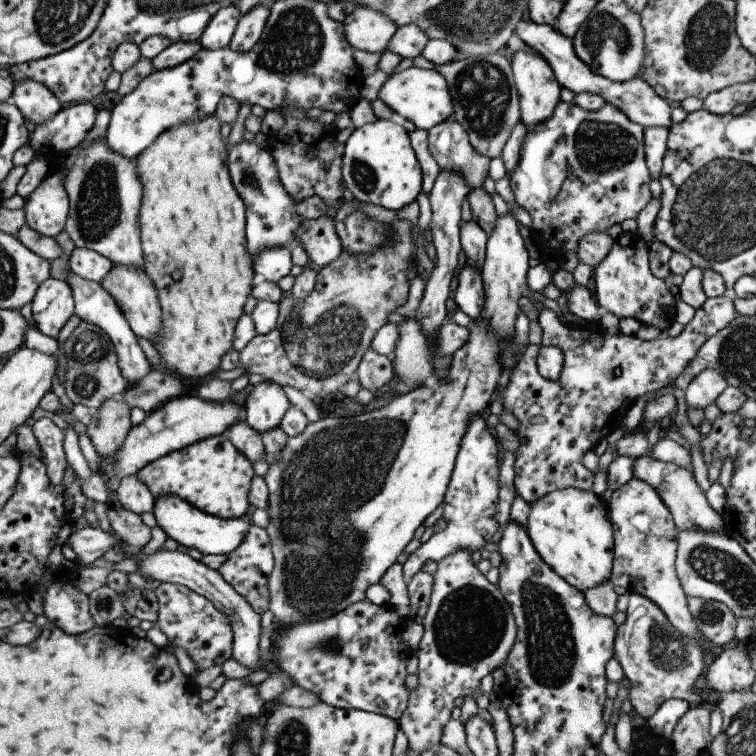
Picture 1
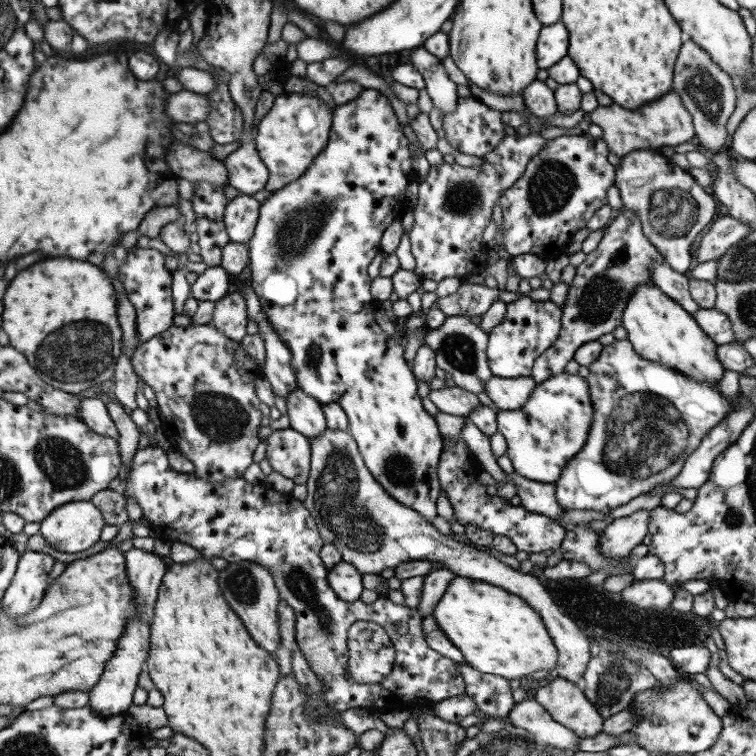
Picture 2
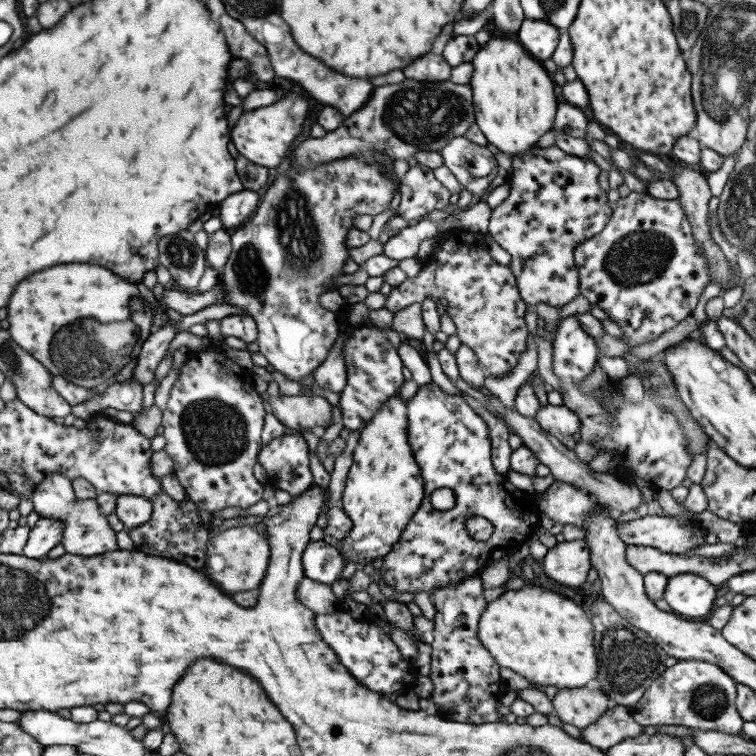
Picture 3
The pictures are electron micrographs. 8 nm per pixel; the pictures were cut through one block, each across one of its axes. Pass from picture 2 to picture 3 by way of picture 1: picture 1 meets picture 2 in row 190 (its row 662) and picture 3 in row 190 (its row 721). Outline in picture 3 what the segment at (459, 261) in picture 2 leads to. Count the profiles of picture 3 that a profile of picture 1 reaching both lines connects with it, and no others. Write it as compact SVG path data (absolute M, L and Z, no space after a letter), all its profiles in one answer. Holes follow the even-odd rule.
M422 164L412 166L404 174L404 177L399 180L398 188L401 196L397 215L402 216L406 221L410 221L413 218L420 221L426 214L430 214L434 210L444 210L449 205L448 198L451 196L450 191L436 179L432 169Z

